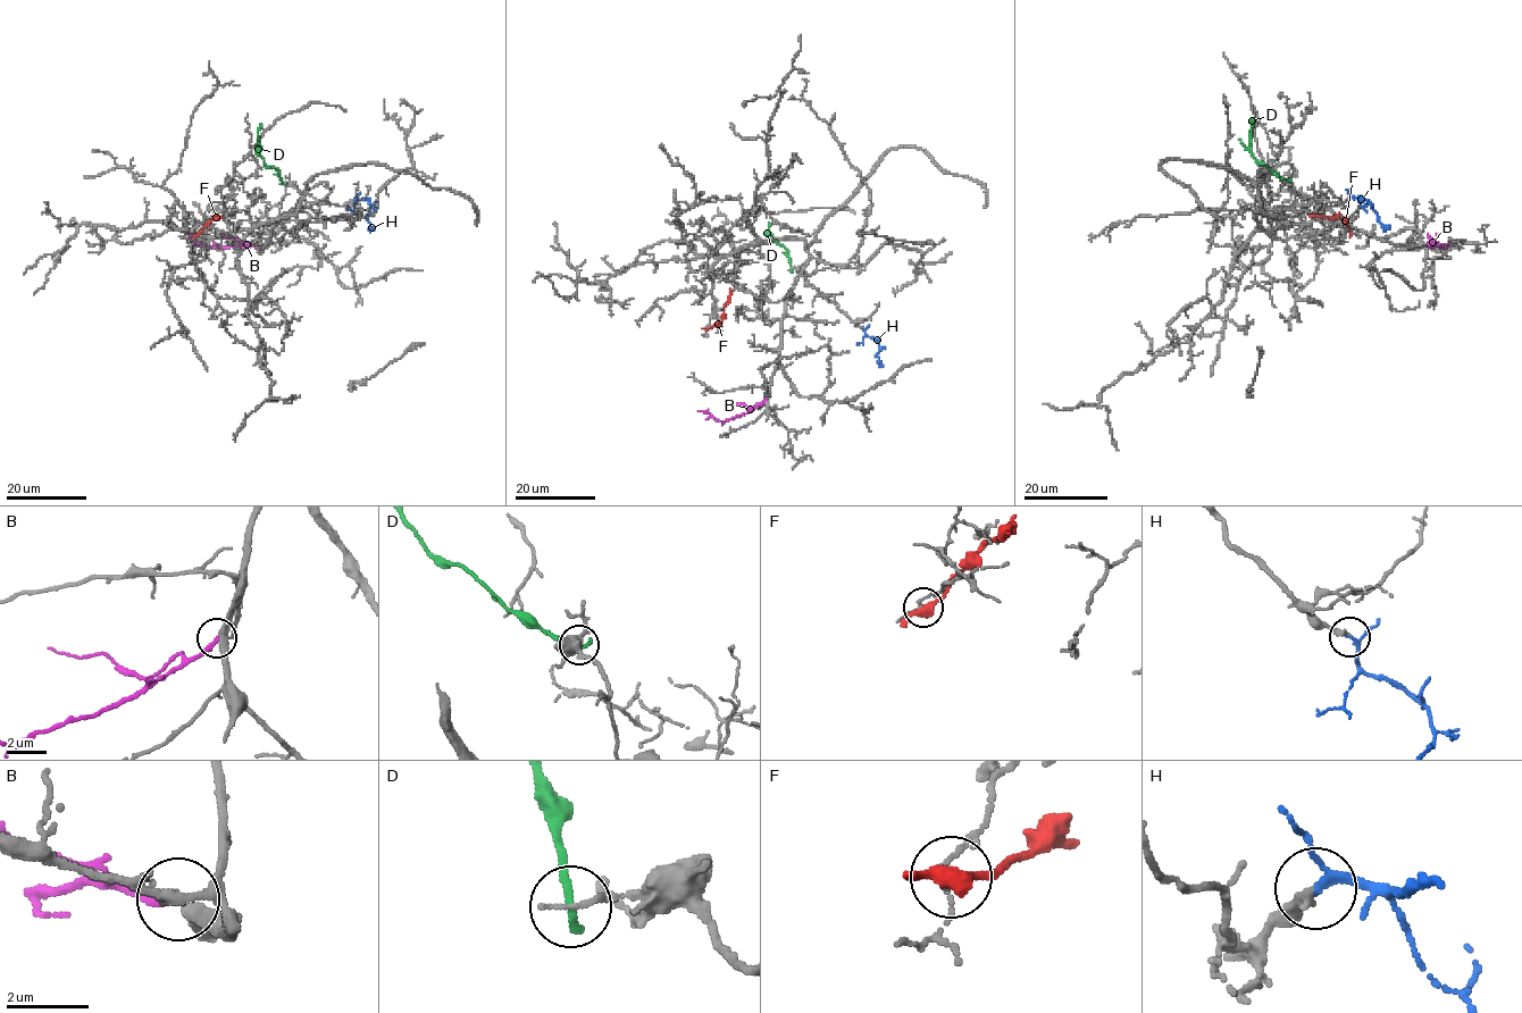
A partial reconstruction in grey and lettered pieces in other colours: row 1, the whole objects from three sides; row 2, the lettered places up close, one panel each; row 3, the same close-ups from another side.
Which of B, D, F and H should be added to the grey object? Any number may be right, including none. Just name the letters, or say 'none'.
B, H

